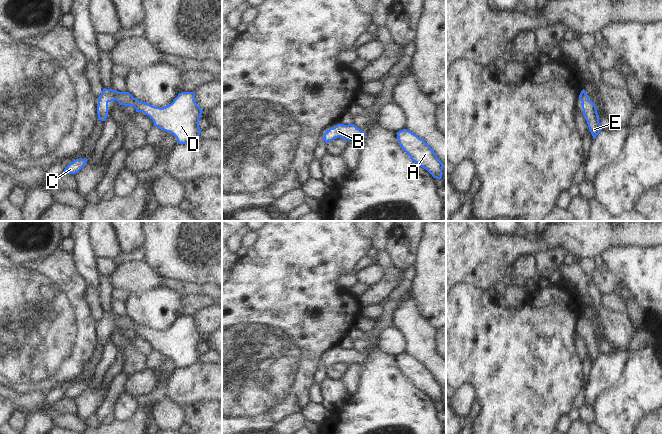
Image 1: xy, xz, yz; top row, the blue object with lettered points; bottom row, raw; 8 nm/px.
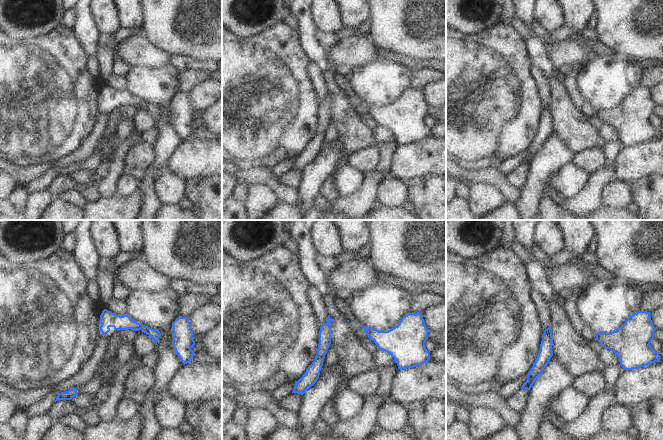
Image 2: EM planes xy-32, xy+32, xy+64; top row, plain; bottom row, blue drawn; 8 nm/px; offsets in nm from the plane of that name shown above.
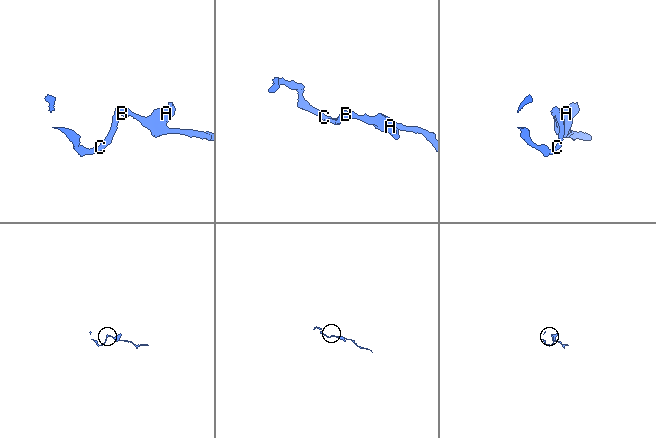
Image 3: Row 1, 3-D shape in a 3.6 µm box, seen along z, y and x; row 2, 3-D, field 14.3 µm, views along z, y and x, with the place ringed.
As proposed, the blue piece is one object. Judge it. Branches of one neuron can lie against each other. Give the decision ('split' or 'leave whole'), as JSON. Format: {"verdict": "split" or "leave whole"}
{"verdict": "leave whole"}

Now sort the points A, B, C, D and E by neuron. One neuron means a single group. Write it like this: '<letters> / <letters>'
A B C D E

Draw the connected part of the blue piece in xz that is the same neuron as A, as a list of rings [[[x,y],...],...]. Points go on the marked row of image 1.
[[[407,129],[396,134],[400,147],[410,156],[412,161],[426,169],[434,178],[442,178],[443,163],[422,138]]]

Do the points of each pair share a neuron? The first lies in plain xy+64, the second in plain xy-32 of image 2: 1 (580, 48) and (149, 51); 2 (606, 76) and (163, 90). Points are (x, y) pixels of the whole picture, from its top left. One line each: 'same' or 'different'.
1: same
2: same

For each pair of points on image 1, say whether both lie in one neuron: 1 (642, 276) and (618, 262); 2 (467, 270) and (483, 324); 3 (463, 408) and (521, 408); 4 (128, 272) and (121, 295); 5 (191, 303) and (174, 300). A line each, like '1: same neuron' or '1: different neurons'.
1: same neuron
2: different neurons
3: different neurons
4: different neurons
5: different neurons

